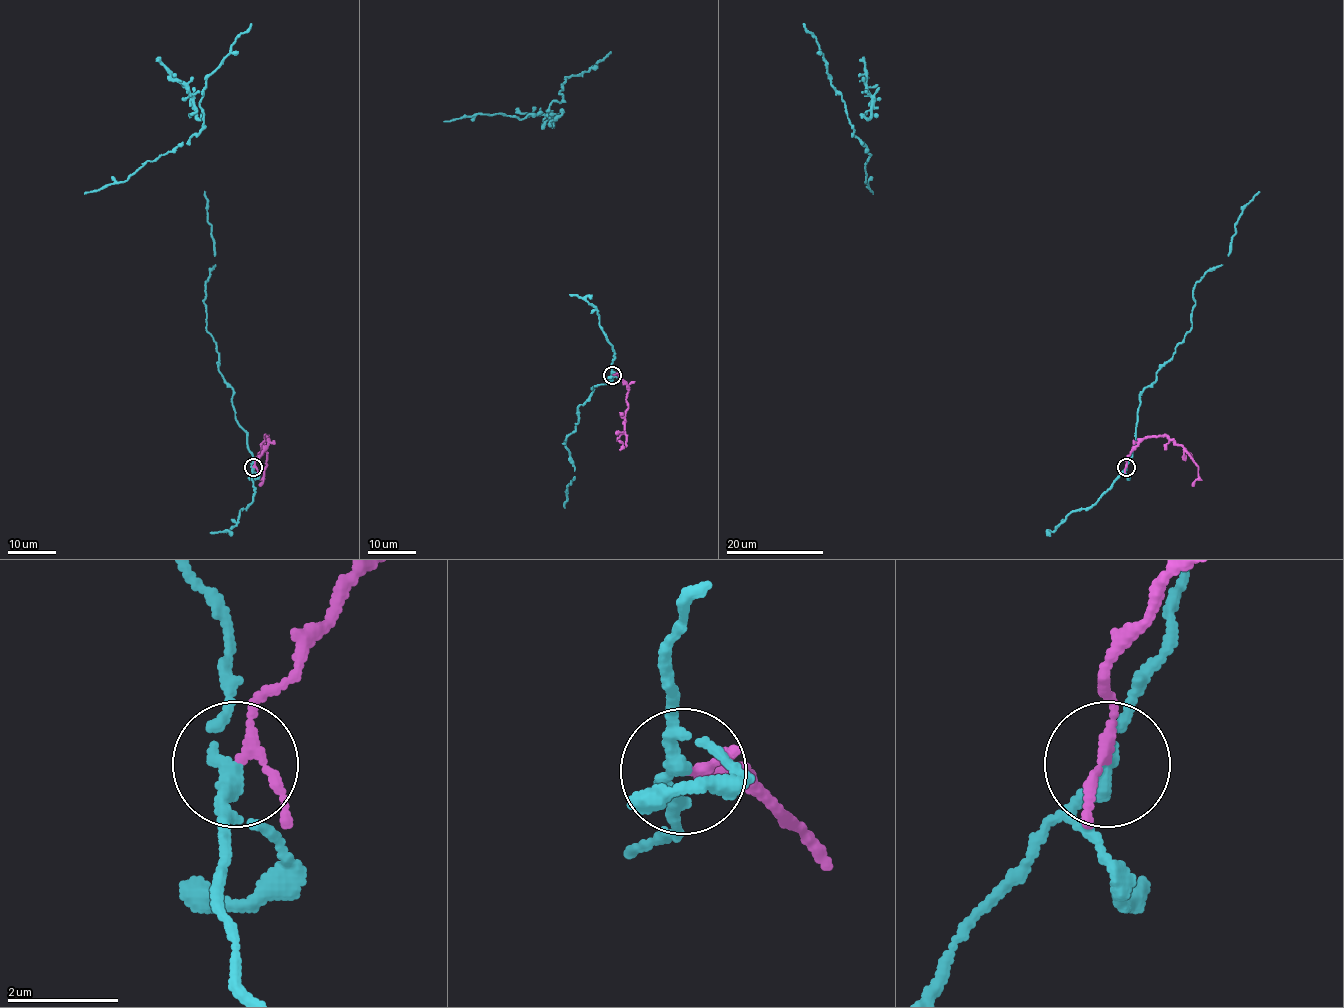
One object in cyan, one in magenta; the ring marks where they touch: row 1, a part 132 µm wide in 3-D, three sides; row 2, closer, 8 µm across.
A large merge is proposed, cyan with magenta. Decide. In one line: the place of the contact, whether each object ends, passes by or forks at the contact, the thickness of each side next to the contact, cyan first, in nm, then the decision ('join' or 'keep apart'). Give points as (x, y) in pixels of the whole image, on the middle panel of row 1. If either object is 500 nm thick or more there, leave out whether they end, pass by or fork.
at (612, 375); cyan passes by; magenta passes by; 240 nm thick on the cyan side, 140 nm on the other; keep apart

